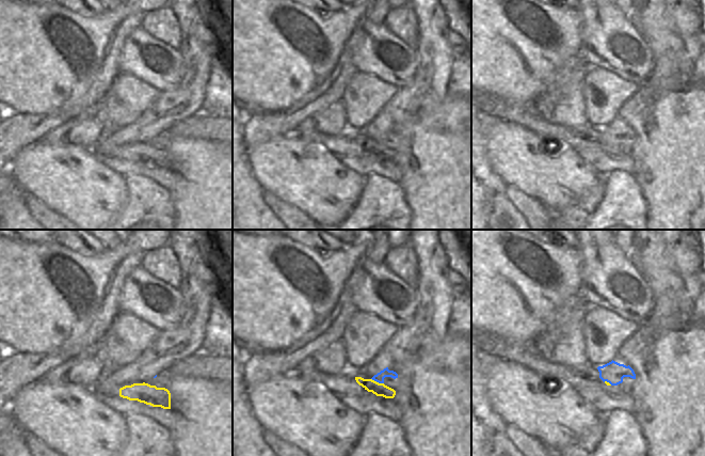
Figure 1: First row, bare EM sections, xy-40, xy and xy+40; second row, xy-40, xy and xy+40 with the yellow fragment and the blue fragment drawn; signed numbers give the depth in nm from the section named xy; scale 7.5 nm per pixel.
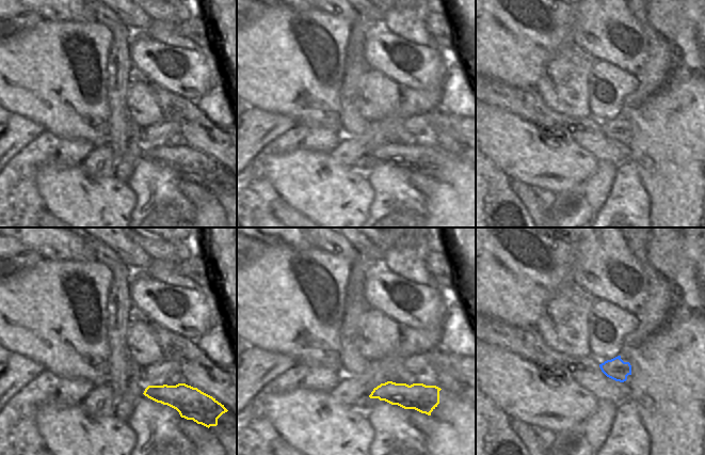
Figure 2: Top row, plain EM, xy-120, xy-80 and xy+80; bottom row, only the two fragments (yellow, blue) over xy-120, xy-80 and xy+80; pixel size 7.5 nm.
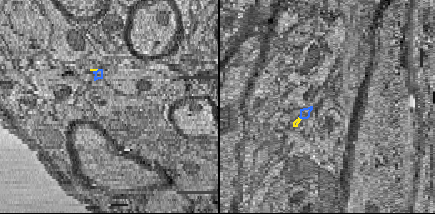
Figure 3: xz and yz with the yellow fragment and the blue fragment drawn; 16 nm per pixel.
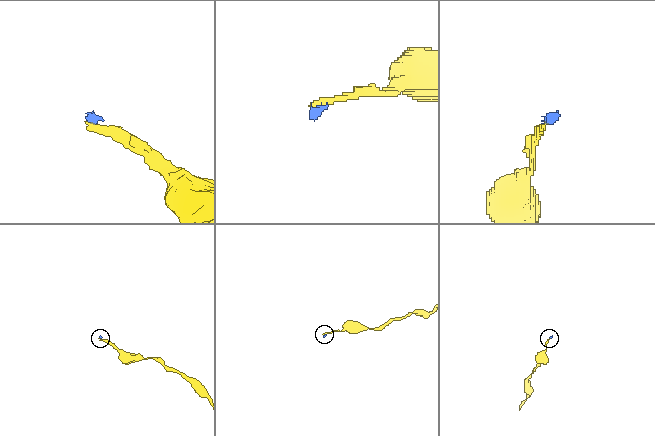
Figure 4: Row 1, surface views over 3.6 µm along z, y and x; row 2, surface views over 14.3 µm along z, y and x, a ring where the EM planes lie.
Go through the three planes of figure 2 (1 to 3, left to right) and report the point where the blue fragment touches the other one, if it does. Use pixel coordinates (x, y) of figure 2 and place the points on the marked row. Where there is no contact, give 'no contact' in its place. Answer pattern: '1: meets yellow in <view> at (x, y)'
1: no contact
2: no contact
3: no contact

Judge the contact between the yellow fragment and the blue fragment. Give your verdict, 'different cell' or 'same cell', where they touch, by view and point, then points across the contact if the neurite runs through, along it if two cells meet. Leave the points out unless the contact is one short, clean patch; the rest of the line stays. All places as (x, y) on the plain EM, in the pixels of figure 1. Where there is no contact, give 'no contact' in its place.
different cell; meets yellow in xy at (378, 143); border along xy (371, 139), (383, 144)

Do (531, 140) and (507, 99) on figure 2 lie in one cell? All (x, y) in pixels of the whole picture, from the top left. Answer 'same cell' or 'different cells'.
different cells

